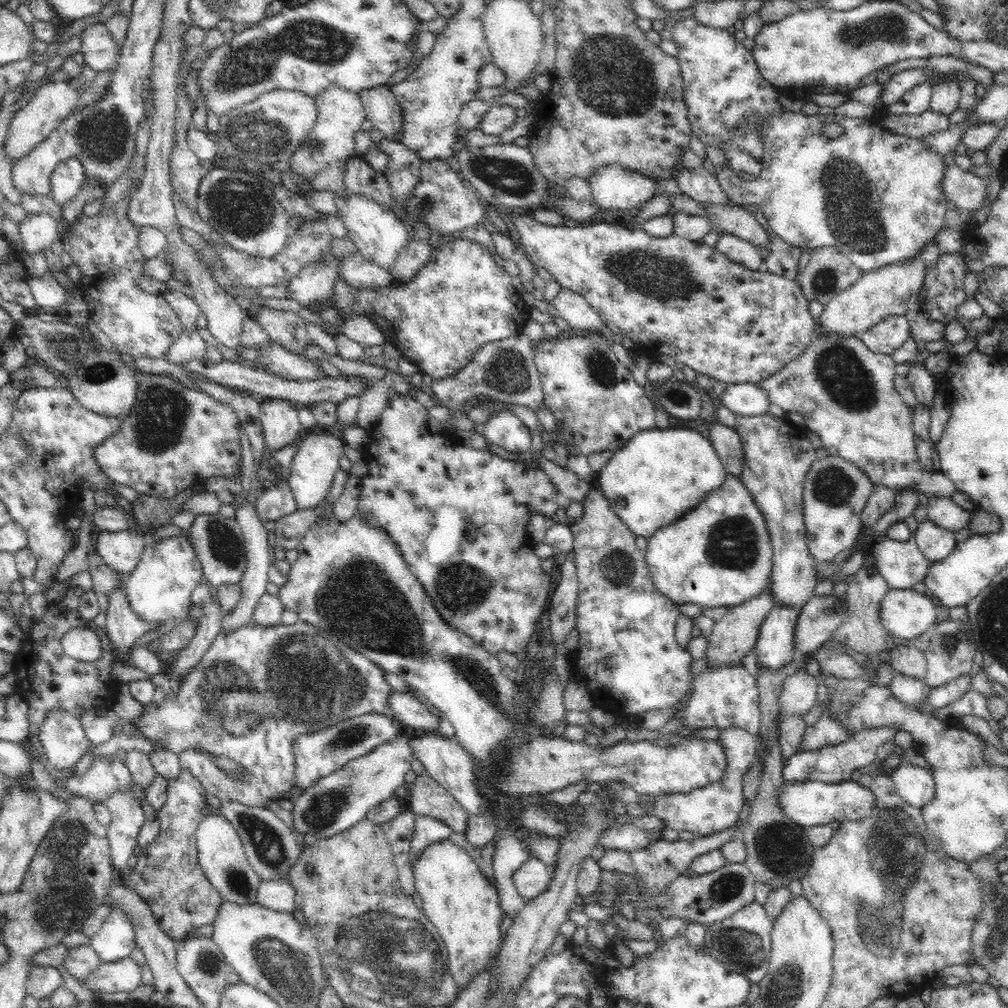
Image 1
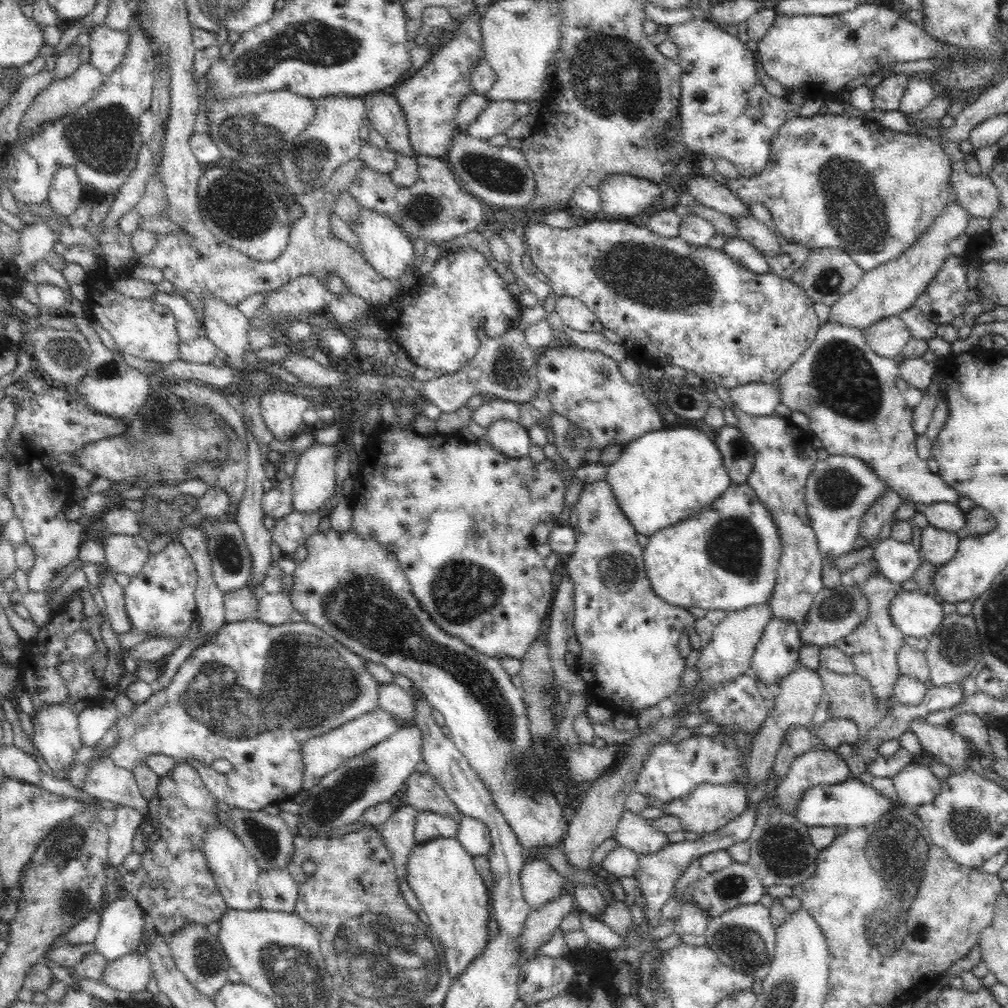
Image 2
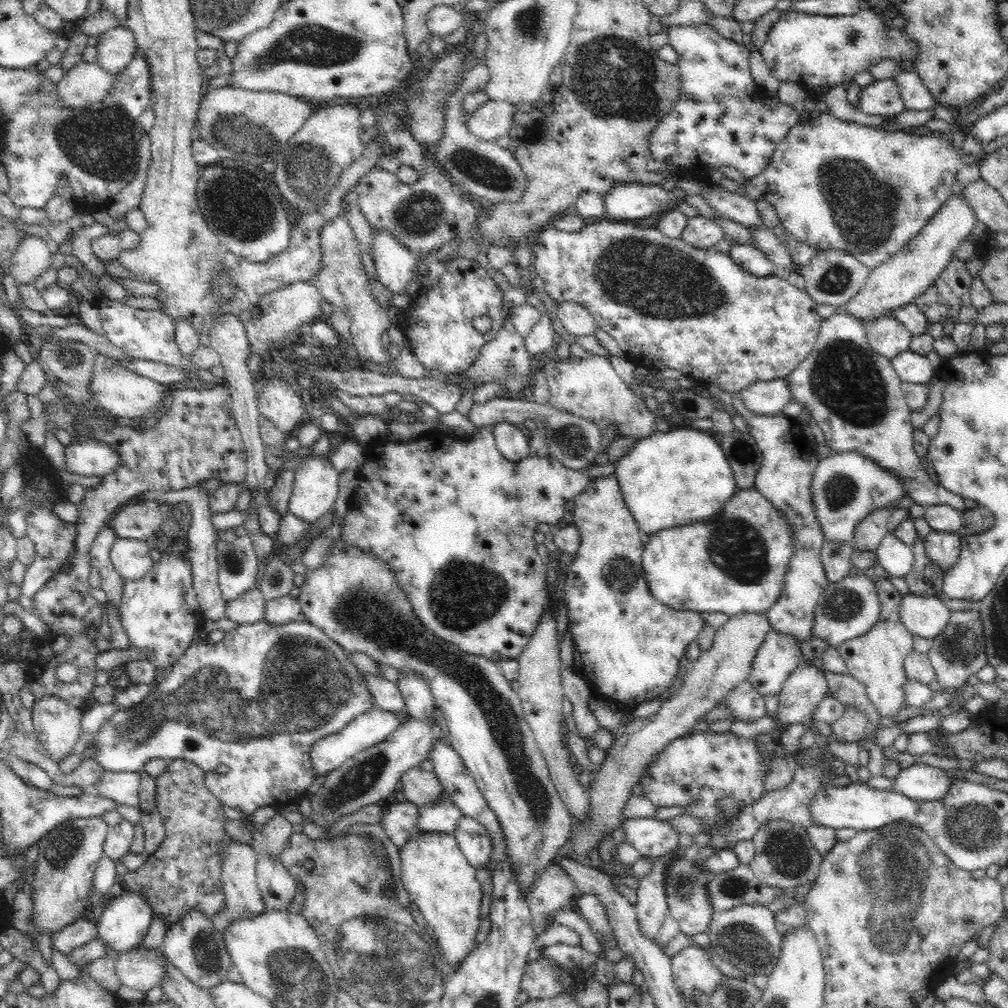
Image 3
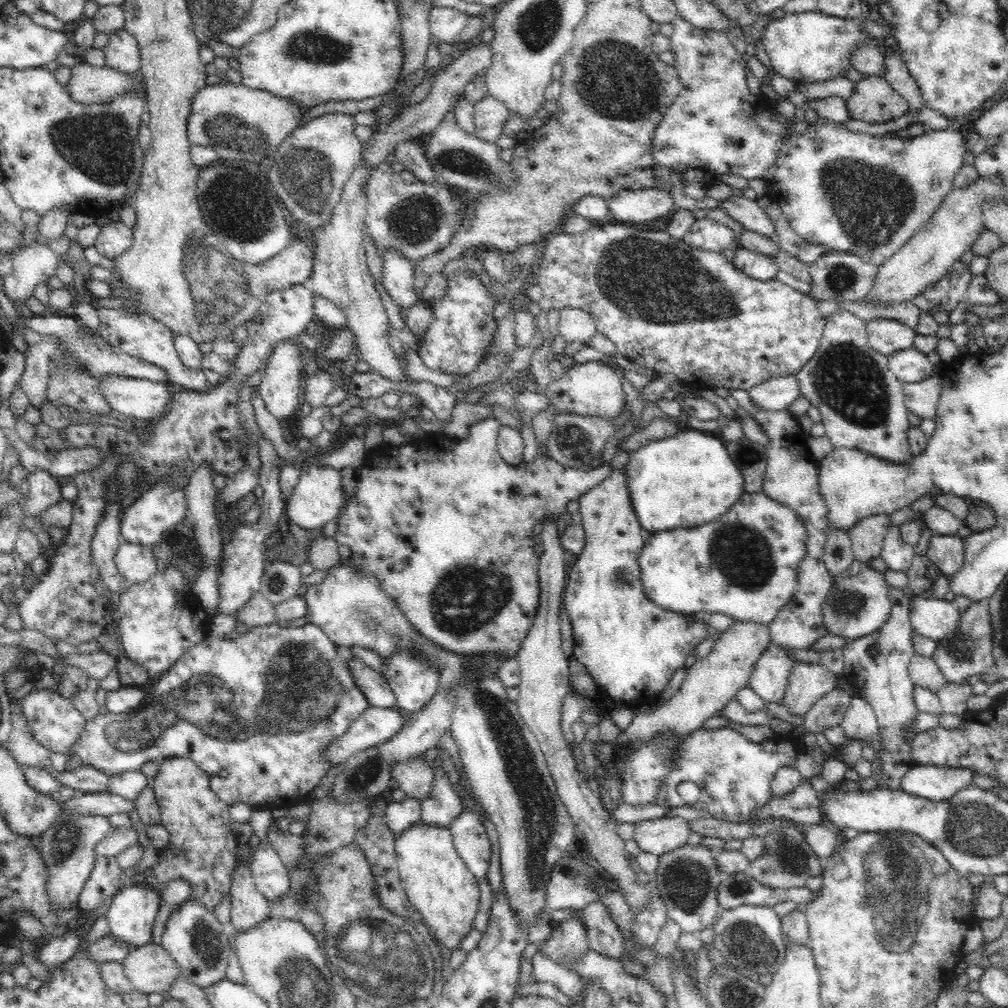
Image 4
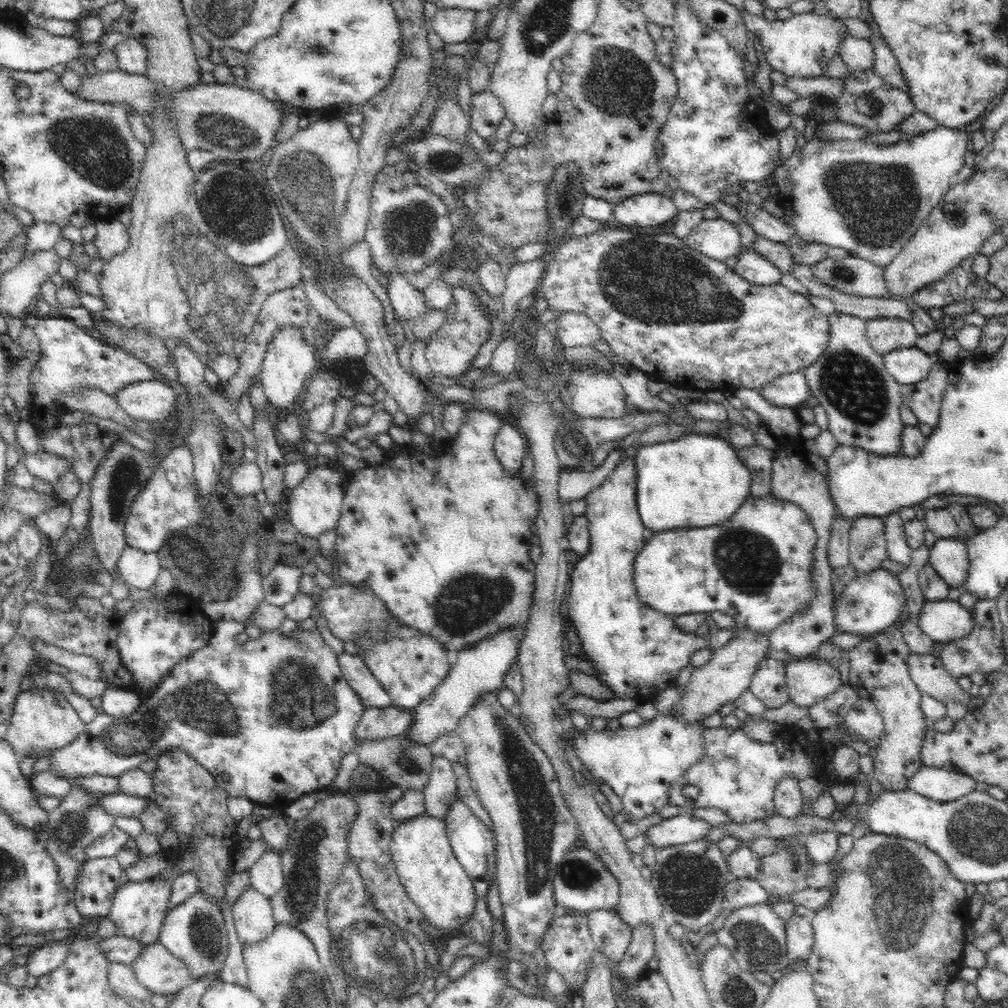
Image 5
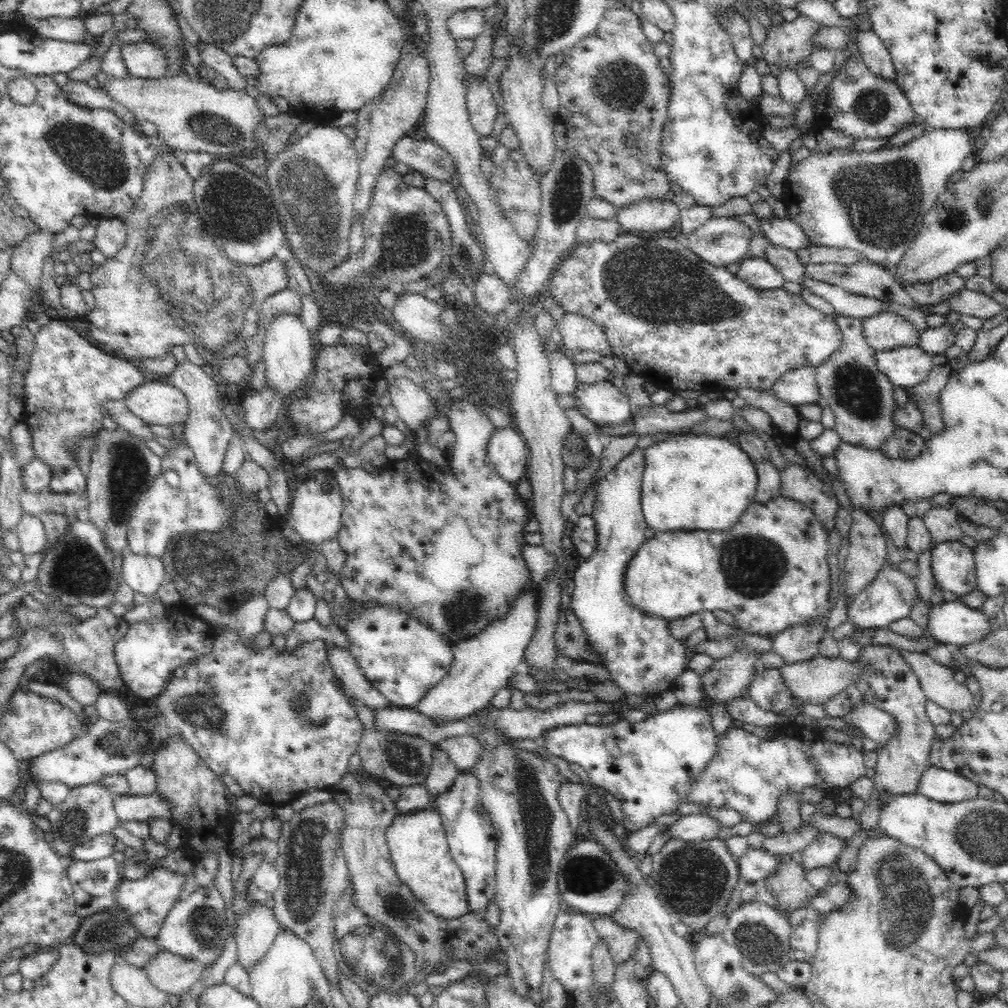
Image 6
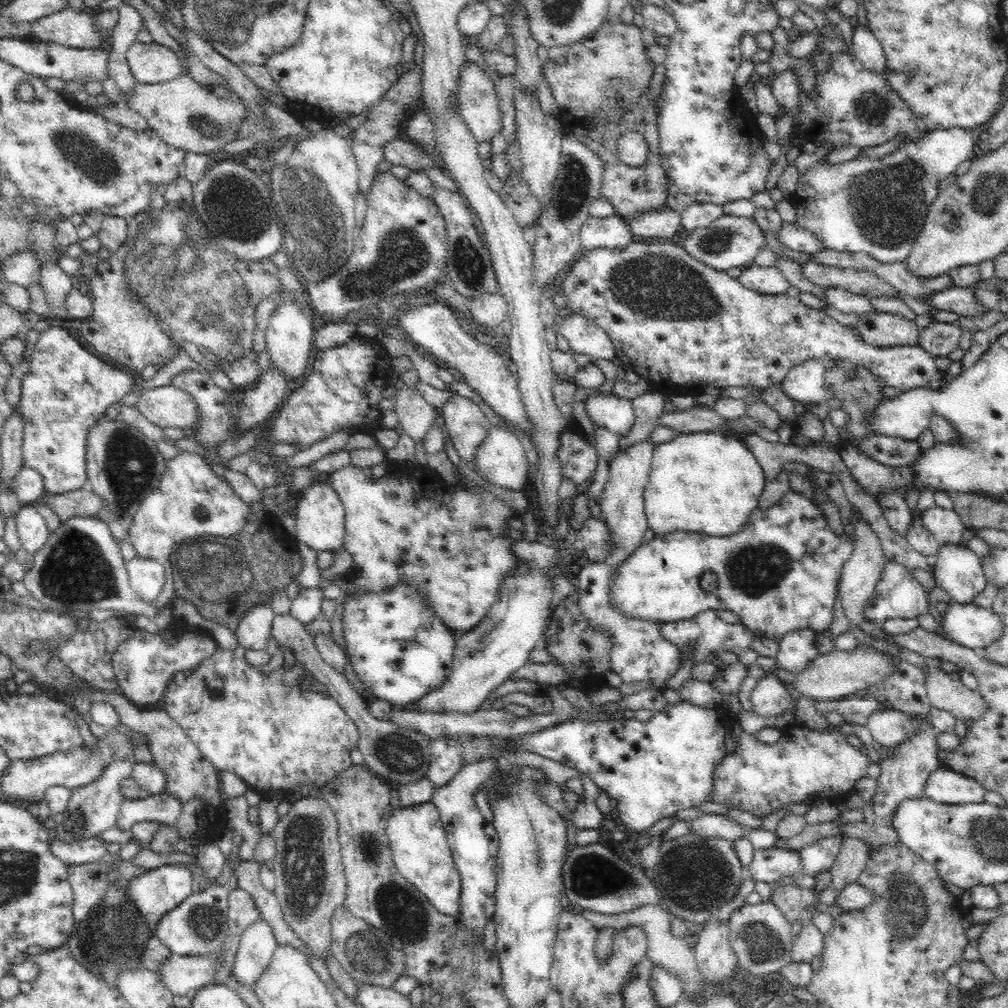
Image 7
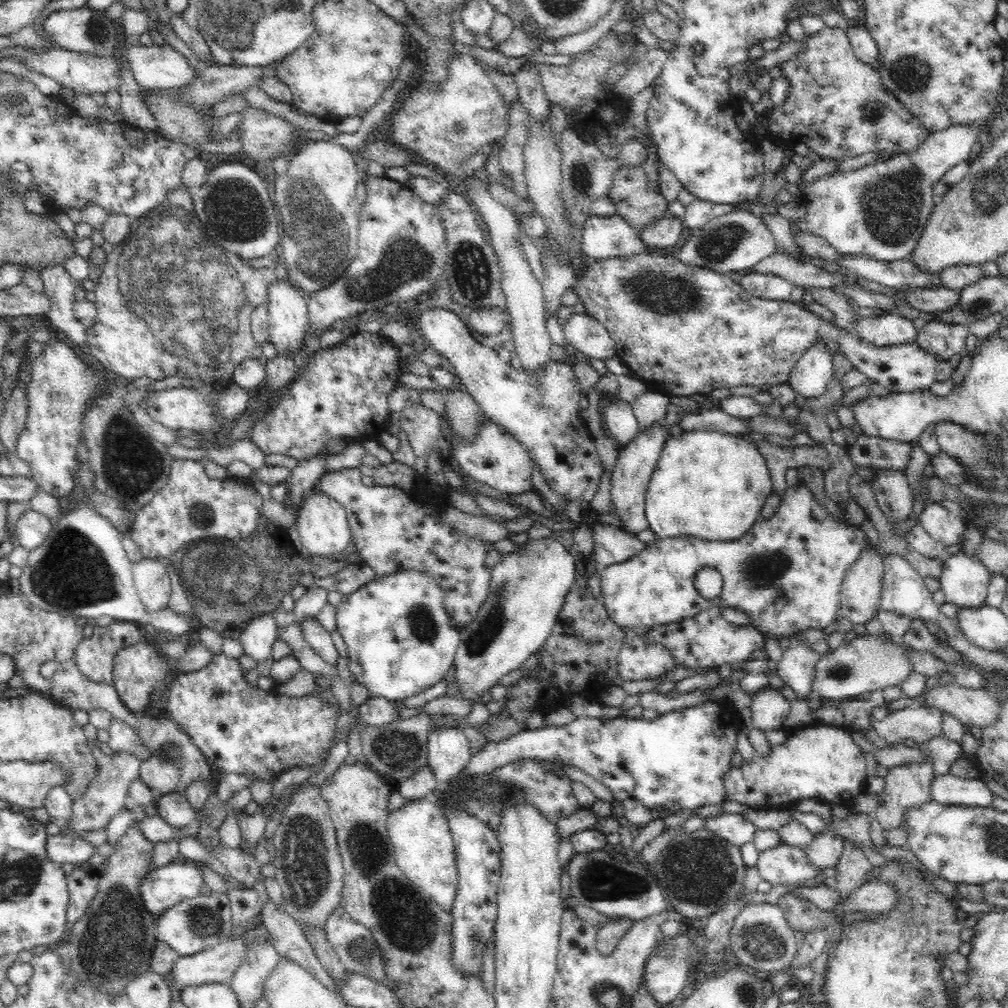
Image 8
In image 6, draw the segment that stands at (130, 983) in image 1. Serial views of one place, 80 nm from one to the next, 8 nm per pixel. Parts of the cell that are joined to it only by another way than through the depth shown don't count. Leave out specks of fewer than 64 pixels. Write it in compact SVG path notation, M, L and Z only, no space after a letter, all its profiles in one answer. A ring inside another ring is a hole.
M160 951L143 969L150 982L168 994L177 996L188 992L199 981L208 964L190 960L168 951Z

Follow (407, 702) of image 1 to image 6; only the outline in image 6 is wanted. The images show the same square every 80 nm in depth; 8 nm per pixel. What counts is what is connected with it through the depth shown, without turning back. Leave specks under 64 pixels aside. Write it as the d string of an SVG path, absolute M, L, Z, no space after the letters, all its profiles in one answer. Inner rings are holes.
M326 643L324 647L326 647L326 659L328 659L332 671L341 682L344 682L345 690L349 694L353 694L358 702L372 709L392 706L384 695L368 683L368 679L348 649Z

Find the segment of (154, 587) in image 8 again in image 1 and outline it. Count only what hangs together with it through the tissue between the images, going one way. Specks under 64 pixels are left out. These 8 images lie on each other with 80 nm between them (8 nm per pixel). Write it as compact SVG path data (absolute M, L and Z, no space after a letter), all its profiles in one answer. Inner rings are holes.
M102 531L96 538L96 552L116 572L132 572L144 552L148 540L137 531Z

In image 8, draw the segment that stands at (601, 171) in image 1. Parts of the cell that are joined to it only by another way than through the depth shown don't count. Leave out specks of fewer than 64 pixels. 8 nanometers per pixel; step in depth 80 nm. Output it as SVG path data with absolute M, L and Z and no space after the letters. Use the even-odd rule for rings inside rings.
M666 214L661 219L645 226L639 237L651 248L669 249L678 244L682 236L682 221Z

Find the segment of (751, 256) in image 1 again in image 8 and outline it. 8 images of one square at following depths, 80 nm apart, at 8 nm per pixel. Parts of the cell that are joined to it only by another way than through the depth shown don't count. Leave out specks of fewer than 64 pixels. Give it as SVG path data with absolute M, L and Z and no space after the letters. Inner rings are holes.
M754 270L742 274L740 283L748 294L777 302L792 301L791 292L795 287L778 276L760 274Z

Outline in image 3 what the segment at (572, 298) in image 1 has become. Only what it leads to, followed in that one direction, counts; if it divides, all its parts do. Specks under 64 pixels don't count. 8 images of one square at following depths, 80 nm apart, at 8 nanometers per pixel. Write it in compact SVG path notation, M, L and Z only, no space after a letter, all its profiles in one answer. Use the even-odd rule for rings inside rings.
M572 302L560 304L558 306L558 319L562 323L564 331L574 338L593 336L597 329L592 314L580 304Z

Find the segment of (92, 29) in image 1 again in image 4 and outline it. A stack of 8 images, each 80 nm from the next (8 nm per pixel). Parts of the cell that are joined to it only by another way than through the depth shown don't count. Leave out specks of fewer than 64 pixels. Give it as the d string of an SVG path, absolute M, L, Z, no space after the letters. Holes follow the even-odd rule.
M120 29L112 31L106 48L107 66L128 74L141 69L141 54L137 40L132 34Z

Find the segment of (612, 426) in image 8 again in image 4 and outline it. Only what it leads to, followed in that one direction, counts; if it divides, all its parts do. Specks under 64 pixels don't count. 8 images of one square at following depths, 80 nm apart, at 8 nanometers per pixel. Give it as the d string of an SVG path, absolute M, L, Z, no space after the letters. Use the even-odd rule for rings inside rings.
M602 361L576 363L572 368L565 368L564 376L551 383L547 389L549 404L562 413L579 414L580 416L600 416L614 419L624 410L624 392L620 378L603 364Z

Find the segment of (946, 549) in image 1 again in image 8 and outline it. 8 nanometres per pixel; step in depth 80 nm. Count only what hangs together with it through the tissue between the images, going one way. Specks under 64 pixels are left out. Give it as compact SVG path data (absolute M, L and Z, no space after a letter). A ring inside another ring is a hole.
M960 551L958 554L942 554L943 571L939 576L945 602L956 604L960 608L980 608L986 605L991 572L982 562L968 557Z

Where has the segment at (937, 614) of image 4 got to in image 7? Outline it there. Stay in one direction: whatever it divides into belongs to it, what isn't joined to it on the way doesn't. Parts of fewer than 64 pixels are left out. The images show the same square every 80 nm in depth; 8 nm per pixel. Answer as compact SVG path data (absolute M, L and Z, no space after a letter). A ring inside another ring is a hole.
M950 602L942 626L952 642L981 651L1004 634L1005 625L991 608Z

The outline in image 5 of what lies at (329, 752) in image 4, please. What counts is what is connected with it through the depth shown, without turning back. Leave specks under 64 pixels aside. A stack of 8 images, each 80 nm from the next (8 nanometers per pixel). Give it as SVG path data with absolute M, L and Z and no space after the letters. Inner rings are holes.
M365 707L363 717L355 726L355 738L388 738L406 735L413 723L412 709L400 707Z

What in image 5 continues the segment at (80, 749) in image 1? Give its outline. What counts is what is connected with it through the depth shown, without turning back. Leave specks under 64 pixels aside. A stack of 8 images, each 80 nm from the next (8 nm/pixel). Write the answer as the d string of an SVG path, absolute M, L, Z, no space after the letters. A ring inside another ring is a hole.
M33 686L27 690L20 689L17 694L4 740L10 743L19 757L26 757L32 754L37 755L41 751L47 753L58 750L71 743L84 729L84 722L78 717L78 713L68 703L68 699L62 692Z

